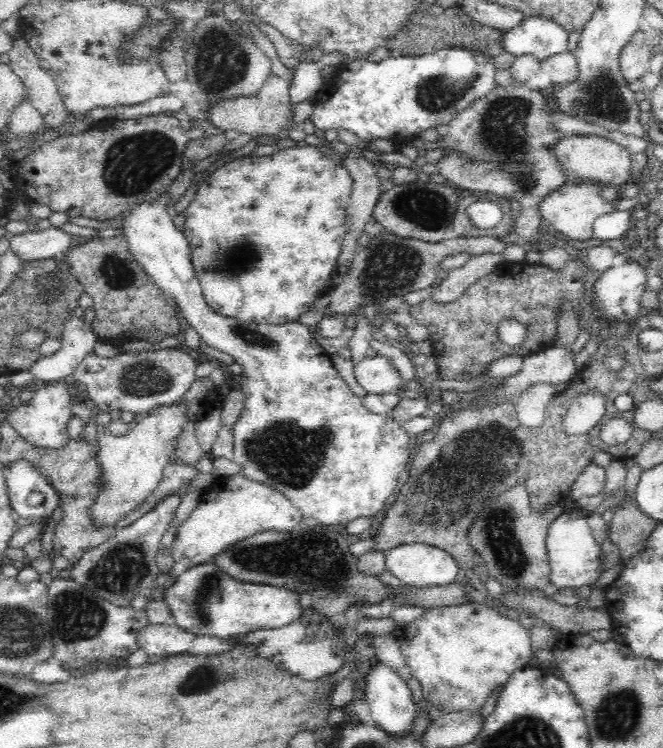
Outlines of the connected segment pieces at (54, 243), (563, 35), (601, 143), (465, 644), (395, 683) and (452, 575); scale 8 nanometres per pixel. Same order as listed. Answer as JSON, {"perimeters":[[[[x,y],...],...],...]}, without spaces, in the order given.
{"perimeters":[[[[50,227],[35,233],[20,233],[10,236],[11,249],[21,262],[58,258],[65,253],[71,254],[79,238],[66,233],[62,228]]],[[[547,16],[526,17],[520,26],[505,31],[505,33],[505,51],[512,53],[514,57],[532,54],[536,59],[542,62],[551,56],[558,56],[564,52],[572,53],[572,51],[568,50],[568,38],[570,32],[568,32],[567,28],[564,28],[562,24],[558,24],[555,20],[552,20]]],[[[574,135],[570,138],[564,137],[555,146],[555,149],[556,152],[558,152],[559,159],[563,160],[564,168],[568,170],[568,173],[570,171],[577,172],[577,176],[575,178],[570,177],[571,180],[591,180],[610,186],[620,186],[623,184],[623,182],[626,182],[626,180],[631,181],[631,154],[624,147],[620,146],[619,144],[616,144],[615,142],[606,140],[599,136]]],[[[478,603],[428,609],[400,631],[399,641],[409,672],[421,682],[424,695],[439,700],[439,704],[452,711],[480,708],[498,685],[506,683],[515,670],[527,666],[534,658],[531,633],[519,620]]],[[[384,663],[376,664],[370,670],[368,669],[365,679],[365,700],[371,708],[373,720],[388,732],[400,732],[401,729],[408,728],[414,713],[414,706],[407,680],[394,668]]],[[[400,544],[386,552],[385,566],[404,584],[448,584],[455,580],[460,564],[434,544]]]]}

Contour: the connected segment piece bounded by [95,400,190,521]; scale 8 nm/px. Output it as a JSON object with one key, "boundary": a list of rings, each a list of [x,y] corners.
{"boundary":[[[180,400],[137,414],[125,436],[113,436],[108,427],[96,426],[99,461],[107,477],[107,491],[99,496],[99,502],[95,506],[95,514],[100,521],[116,521],[128,513],[130,508],[140,504],[140,500],[144,500],[144,496],[148,496],[156,488],[162,470],[175,450],[184,424],[188,422],[188,406],[184,400]]]}

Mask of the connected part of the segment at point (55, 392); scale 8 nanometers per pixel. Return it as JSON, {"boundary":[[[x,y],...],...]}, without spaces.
{"boundary":[[[46,382],[44,388],[34,392],[28,404],[20,404],[16,408],[10,407],[6,420],[18,428],[22,437],[32,444],[49,448],[60,447],[69,436],[66,427],[73,416],[71,407],[74,405],[71,393],[71,388],[67,385]]]}

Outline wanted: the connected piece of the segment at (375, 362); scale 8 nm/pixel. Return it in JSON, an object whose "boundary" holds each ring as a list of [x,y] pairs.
{"boundary":[[[376,354],[372,358],[364,357],[353,366],[353,372],[357,382],[368,395],[401,393],[406,386],[404,377],[391,356]]]}

